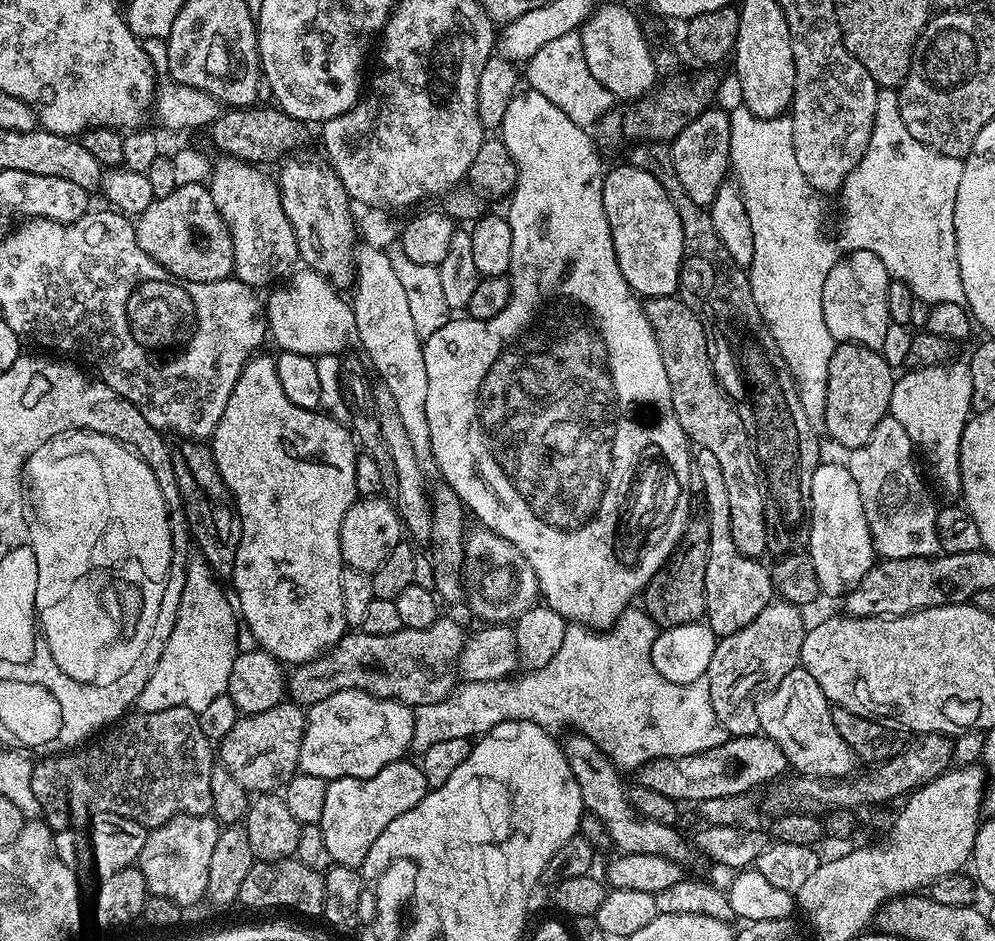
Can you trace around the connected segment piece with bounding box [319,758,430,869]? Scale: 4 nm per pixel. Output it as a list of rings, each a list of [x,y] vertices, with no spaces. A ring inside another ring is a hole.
[[[408,758],[390,762],[390,766],[378,770],[378,774],[370,778],[329,780],[319,825],[322,838],[326,838],[326,846],[330,849],[333,865],[359,869],[378,834],[382,834],[394,818],[406,814],[406,810],[414,810],[429,790],[423,767],[419,763],[411,764]]]

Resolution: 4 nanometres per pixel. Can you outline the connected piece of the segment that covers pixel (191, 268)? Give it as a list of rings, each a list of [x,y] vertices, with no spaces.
[[[181,184],[170,194],[153,200],[134,223],[138,246],[178,279],[215,284],[233,275],[234,242],[208,186]]]

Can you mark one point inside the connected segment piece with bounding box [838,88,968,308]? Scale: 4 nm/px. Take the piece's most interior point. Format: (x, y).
(898, 202)

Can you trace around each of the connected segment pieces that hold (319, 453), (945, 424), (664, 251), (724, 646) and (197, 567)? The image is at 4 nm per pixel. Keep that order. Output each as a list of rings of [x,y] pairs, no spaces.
[[[253,355],[252,359],[244,365],[242,374],[232,391],[230,402],[226,406],[226,410],[222,410],[222,418],[218,422],[214,434],[210,437],[210,447],[218,470],[229,490],[232,491],[232,498],[239,515],[240,545],[237,547],[237,557],[234,558],[230,583],[236,587],[234,600],[238,605],[243,627],[246,629],[247,635],[249,632],[256,639],[255,643],[265,652],[269,652],[285,666],[295,666],[310,662],[321,652],[327,652],[328,649],[333,648],[350,628],[344,617],[344,607],[342,606],[342,570],[346,565],[340,553],[340,531],[342,530],[342,518],[346,518],[346,510],[350,510],[350,506],[358,498],[354,486],[354,466],[358,455],[358,444],[348,424],[339,424],[333,416],[323,410],[303,409],[302,406],[296,406],[290,402],[285,391],[282,390],[275,359],[272,356],[260,355]]]
[[[949,362],[947,364],[938,364],[936,366],[926,366],[925,368],[914,368],[905,371],[905,376],[902,374],[896,376],[896,385],[892,391],[892,397],[890,398],[890,406],[888,407],[890,415],[900,423],[902,430],[906,430],[906,434],[910,434],[910,442],[913,449],[928,463],[928,468],[932,471],[932,476],[936,479],[935,491],[941,492],[944,496],[949,496],[947,499],[952,502],[959,501],[961,499],[960,491],[962,490],[962,478],[960,477],[960,463],[958,462],[958,454],[960,453],[960,439],[962,438],[962,430],[966,426],[969,416],[973,415],[972,410],[972,391],[970,390],[970,370],[967,363],[964,362]]]
[[[621,162],[617,168],[609,167],[604,174],[602,206],[606,206],[606,222],[610,222],[610,238],[614,238],[614,254],[618,258],[622,278],[626,278],[633,292],[641,298],[677,295],[680,267],[684,261],[682,222],[678,218],[674,202],[670,202],[658,178],[654,178],[654,174],[646,174],[646,170],[638,170],[638,166],[627,162]]]
[[[777,599],[748,626],[742,626],[742,630],[717,639],[706,679],[714,714],[718,714],[718,722],[729,737],[754,736],[760,732],[756,709],[760,697],[768,695],[782,678],[786,678],[786,674],[790,674],[790,670],[799,665],[806,631],[804,616],[800,612],[803,611],[797,605]]]
[[[196,554],[189,559],[180,605],[176,611],[174,630],[170,638],[166,638],[166,646],[158,658],[158,666],[154,666],[154,674],[150,674],[146,686],[142,686],[142,694],[138,694],[135,707],[139,711],[157,712],[171,708],[189,708],[190,711],[198,714],[206,710],[206,705],[214,702],[214,698],[227,693],[230,670],[234,670],[234,658],[238,655],[236,643],[240,640],[240,632],[242,636],[242,624],[229,593],[227,596],[219,583],[223,584],[201,555]]]

